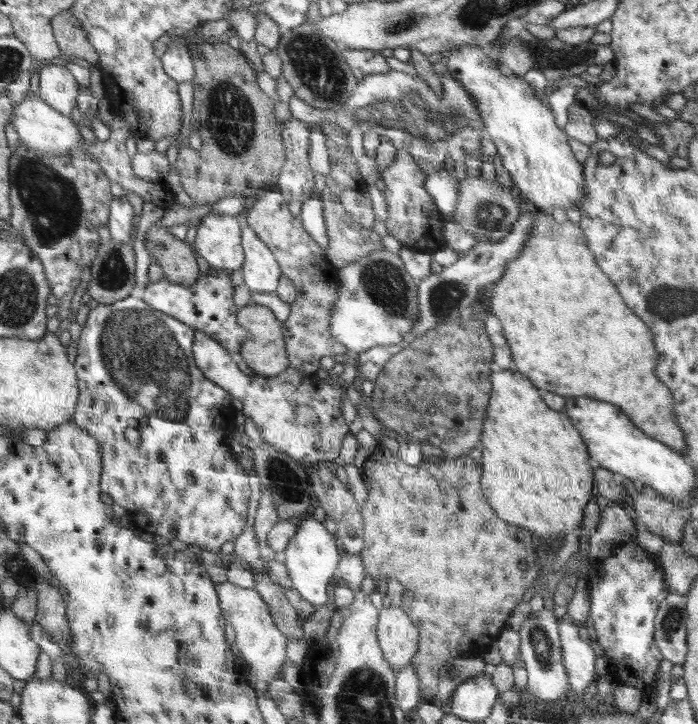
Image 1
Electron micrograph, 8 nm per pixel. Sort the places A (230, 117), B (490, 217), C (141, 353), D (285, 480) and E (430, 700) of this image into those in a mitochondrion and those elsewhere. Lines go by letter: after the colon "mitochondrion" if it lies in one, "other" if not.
A: mitochondrion
B: mitochondrion
C: mitochondrion
D: mitochondrion
E: other

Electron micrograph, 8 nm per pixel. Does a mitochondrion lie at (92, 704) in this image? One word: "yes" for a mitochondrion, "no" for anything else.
no

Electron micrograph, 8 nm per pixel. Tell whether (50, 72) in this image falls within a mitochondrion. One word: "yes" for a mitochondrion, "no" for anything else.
no

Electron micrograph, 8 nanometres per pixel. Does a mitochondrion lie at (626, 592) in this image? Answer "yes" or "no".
no

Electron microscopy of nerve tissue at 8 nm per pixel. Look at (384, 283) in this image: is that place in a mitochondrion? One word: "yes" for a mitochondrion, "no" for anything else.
yes

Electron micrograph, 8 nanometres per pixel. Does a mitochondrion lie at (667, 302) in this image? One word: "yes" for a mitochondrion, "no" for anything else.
yes

